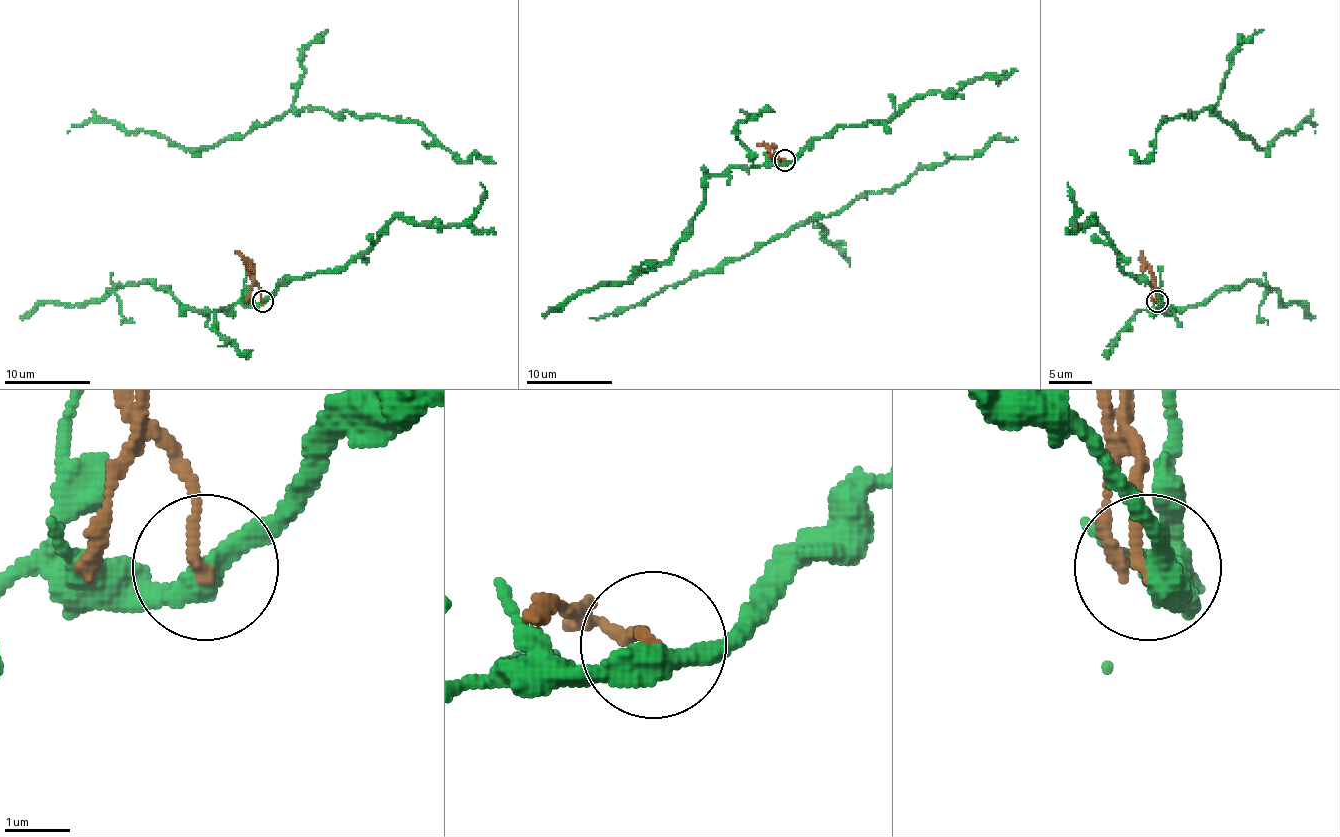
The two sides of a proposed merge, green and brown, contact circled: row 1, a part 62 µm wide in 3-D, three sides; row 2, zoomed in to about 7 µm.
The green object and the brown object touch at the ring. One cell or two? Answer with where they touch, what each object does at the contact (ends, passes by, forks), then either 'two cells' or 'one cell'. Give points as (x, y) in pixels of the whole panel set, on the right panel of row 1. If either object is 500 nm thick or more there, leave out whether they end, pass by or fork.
(1157, 301) | green passes by | brown ends | two cells

